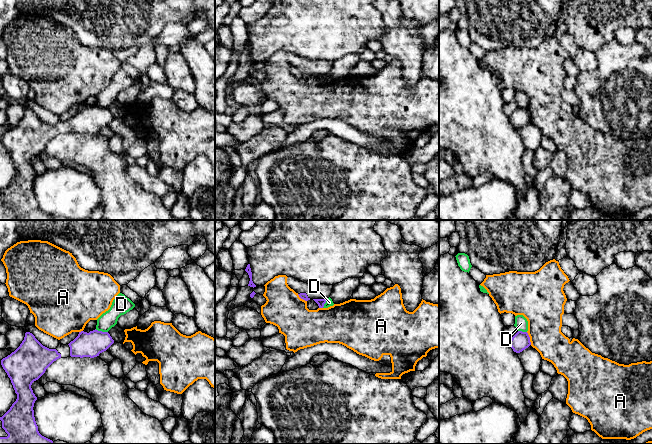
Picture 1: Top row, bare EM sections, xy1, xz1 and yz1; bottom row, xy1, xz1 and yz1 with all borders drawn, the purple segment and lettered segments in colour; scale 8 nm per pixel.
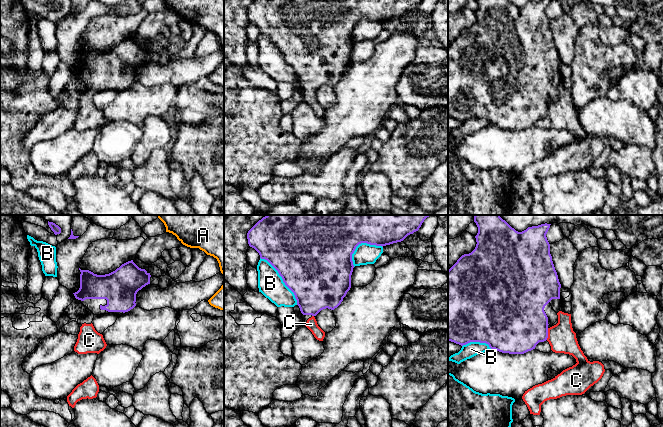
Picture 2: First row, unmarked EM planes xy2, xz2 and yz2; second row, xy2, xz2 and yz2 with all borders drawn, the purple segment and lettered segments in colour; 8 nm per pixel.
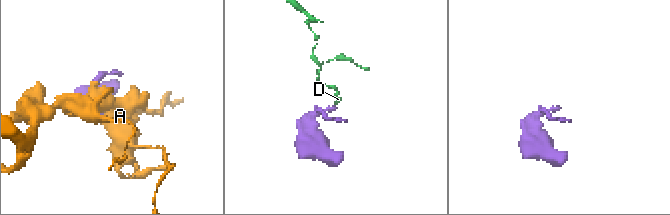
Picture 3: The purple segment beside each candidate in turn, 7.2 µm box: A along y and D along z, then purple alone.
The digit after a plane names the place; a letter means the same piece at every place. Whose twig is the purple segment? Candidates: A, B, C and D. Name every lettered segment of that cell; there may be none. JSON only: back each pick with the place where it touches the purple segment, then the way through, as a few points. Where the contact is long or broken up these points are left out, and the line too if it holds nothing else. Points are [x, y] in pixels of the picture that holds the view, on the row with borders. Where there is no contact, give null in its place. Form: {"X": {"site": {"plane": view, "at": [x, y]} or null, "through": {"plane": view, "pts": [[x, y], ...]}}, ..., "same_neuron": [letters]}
{"C": {"site": {"plane": "yz2", "at": [547, 334]}}, "same_neuron": ["C"]}

